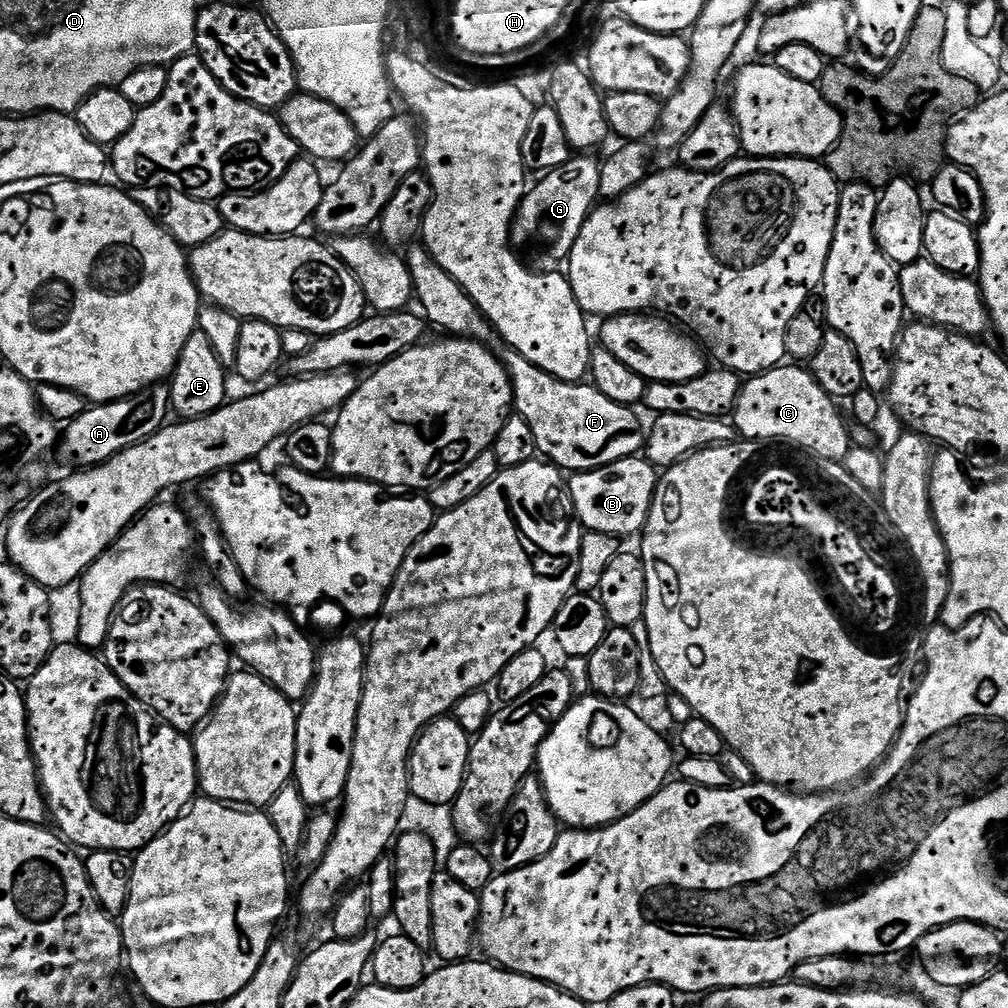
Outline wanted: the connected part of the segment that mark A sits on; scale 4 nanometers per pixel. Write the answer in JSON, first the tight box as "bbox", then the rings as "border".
{"bbox":[58,383,172,469],"border":[[[167,383],[151,384],[133,396],[115,400],[109,404],[92,404],[85,407],[76,420],[67,421],[62,439],[58,444],[58,453],[68,464],[76,464],[77,469],[95,468],[97,464],[105,464],[114,454],[126,450],[130,446],[138,446],[146,438],[150,438],[159,428],[163,428],[170,416],[172,407],[172,389]]]}

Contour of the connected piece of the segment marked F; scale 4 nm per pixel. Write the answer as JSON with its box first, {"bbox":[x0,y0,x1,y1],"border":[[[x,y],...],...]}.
{"bbox":[499,347,646,474],"border":[[[510,347],[503,351],[499,358],[512,377],[515,411],[530,422],[537,453],[557,468],[568,474],[589,472],[610,466],[610,462],[618,462],[627,456],[635,456],[645,447],[646,424],[636,417],[635,407],[606,398],[606,394],[602,394],[591,382],[571,384],[554,378]]]}

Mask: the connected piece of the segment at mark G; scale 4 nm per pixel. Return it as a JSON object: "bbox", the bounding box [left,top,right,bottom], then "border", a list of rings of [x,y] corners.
{"bbox":[510,154,601,258],"border":[[[576,154],[560,168],[553,172],[545,172],[539,177],[536,185],[529,187],[524,194],[524,200],[516,212],[512,222],[510,240],[513,245],[528,244],[531,240],[545,240],[552,244],[552,252],[560,258],[566,258],[578,242],[578,234],[592,209],[597,207],[601,199],[600,173],[601,161],[595,160],[592,154]]]}

